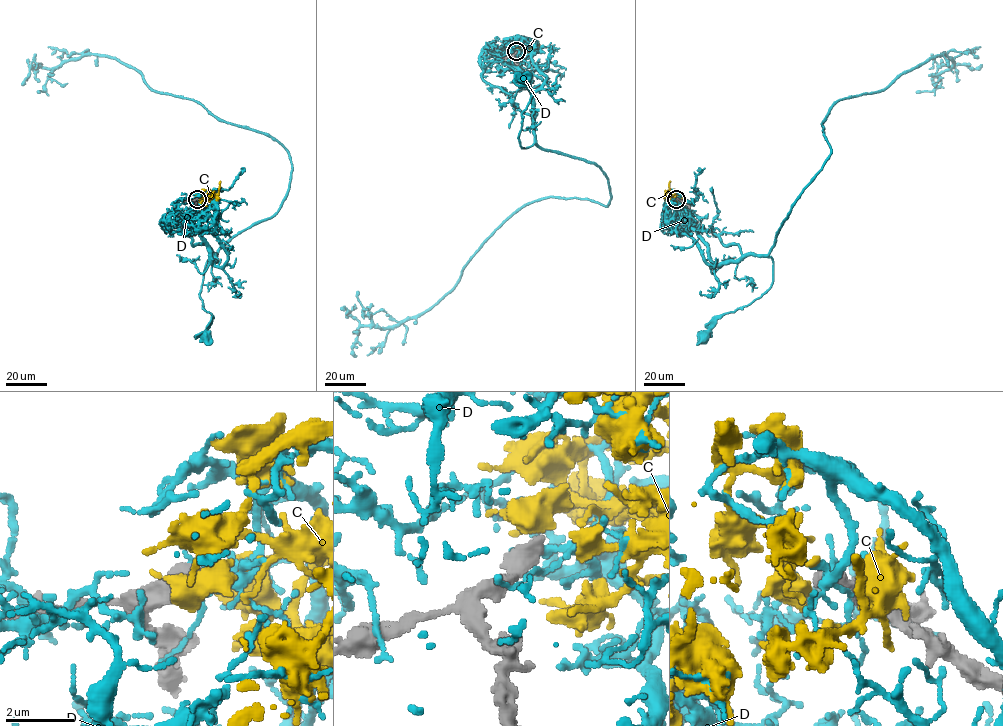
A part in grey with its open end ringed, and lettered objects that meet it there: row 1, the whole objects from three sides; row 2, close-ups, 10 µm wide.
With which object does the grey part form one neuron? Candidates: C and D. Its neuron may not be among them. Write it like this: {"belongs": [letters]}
{"belongs": []}

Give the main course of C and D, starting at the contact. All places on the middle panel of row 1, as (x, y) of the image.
C: (516, 51), (532, 50), (539, 45)
D: (516, 52), (534, 114), (527, 148), (518, 135), (531, 95), (524, 79)

